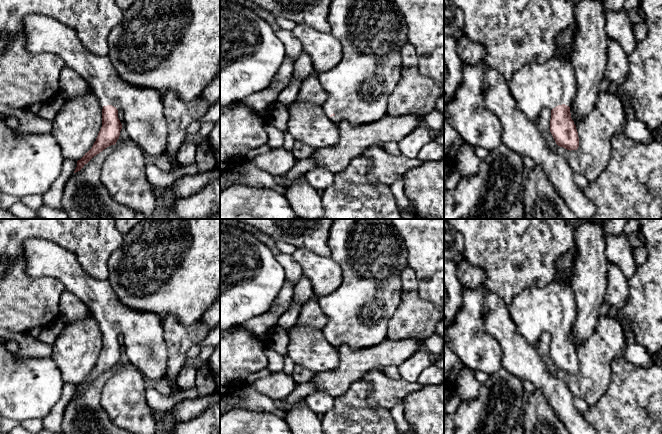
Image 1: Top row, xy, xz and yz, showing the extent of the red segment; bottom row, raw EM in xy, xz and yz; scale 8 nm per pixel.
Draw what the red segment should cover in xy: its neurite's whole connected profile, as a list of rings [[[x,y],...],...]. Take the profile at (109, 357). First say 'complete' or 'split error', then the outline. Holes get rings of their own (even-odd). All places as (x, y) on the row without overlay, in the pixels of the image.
complete; [[[112,329],[103,330],[102,351],[92,372],[77,385],[74,397],[80,395],[94,380],[111,369],[115,369],[120,360],[122,348],[118,342],[118,334]]]

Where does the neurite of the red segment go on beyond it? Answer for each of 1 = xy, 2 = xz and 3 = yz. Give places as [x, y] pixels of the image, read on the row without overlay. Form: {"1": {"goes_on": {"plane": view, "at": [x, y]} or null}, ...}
{"1": {"goes_on": null}, "2": {"goes_on": null}, "3": {"goes_on": null}}

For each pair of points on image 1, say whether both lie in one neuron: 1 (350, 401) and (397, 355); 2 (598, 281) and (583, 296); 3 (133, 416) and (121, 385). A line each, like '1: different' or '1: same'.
1: different
2: same
3: same

